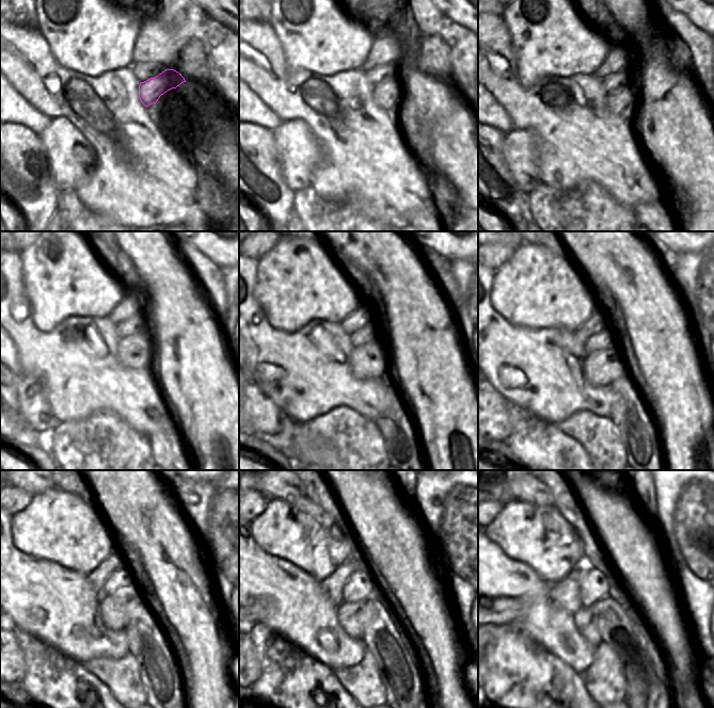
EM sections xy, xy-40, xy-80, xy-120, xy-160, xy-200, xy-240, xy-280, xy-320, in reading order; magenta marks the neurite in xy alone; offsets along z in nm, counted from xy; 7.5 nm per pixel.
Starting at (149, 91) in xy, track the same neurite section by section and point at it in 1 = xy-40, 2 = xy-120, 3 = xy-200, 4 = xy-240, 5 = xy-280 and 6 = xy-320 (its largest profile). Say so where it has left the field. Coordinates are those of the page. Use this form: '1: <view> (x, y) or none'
1: xy-40 (386, 95)
2: xy-120 (132, 352)
3: xy-200 (597, 365)
4: xy-240 (113, 609)
5: xy-280 (350, 615)
6: xy-320 (586, 622)

